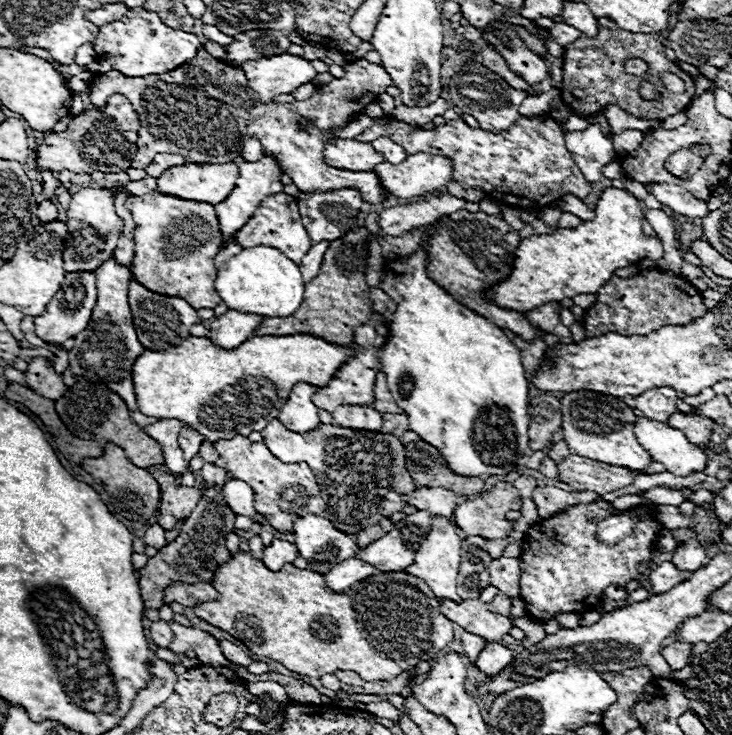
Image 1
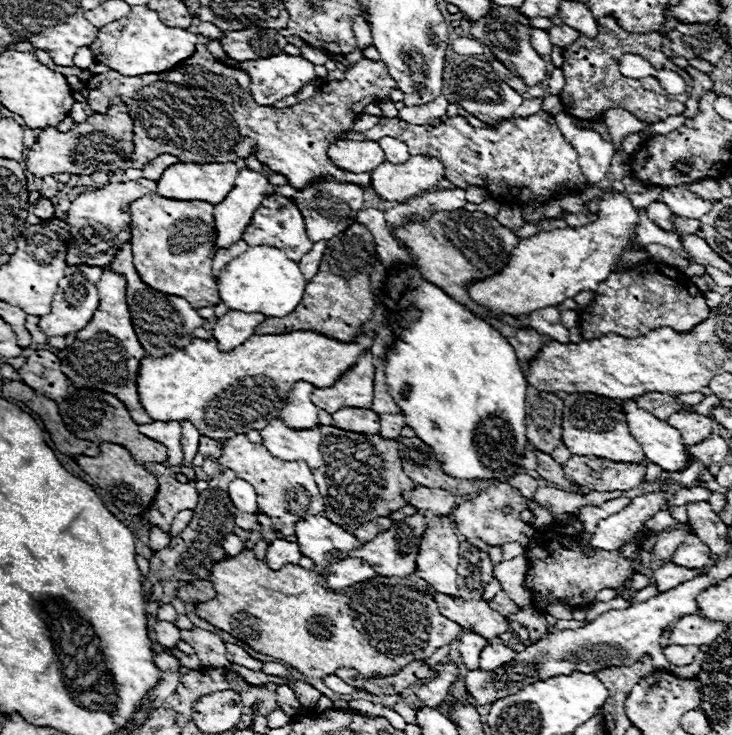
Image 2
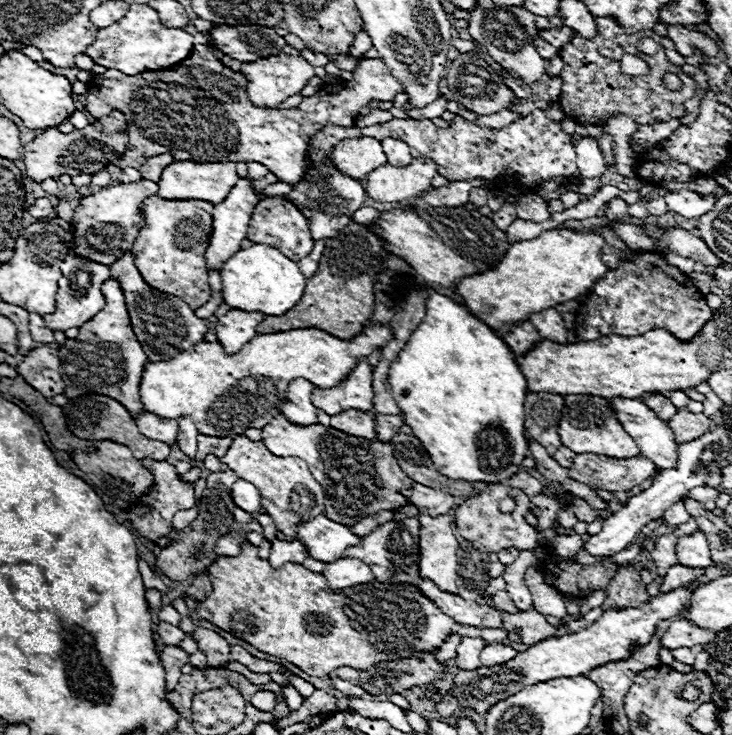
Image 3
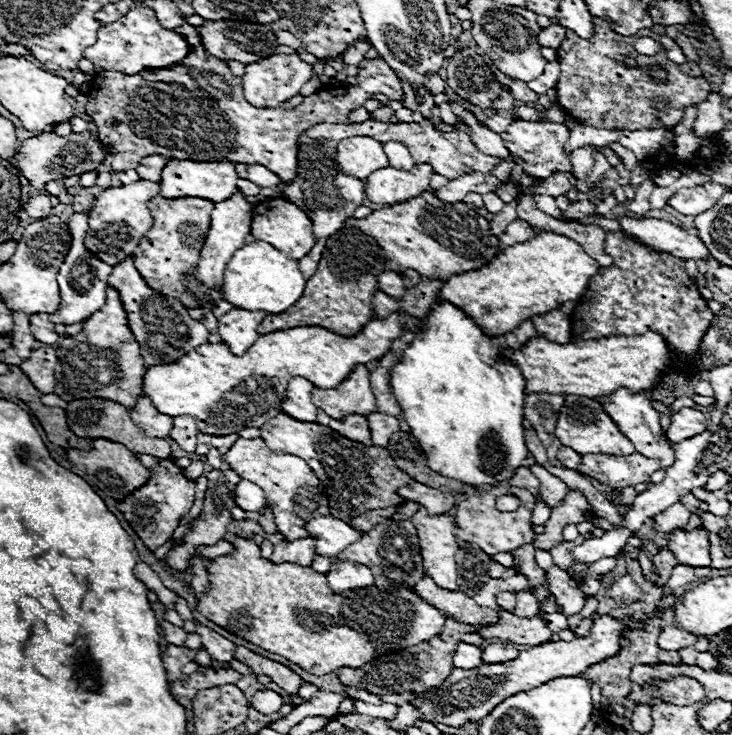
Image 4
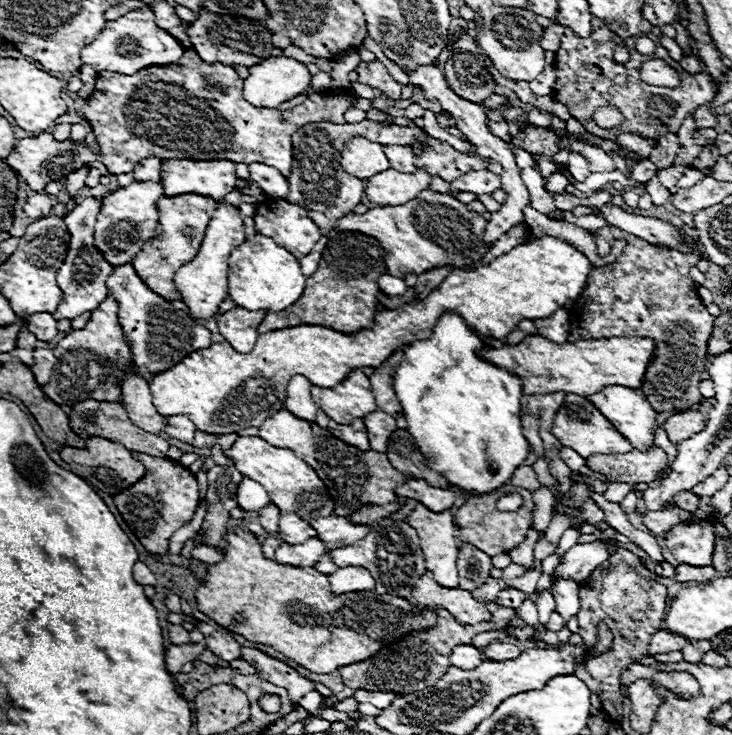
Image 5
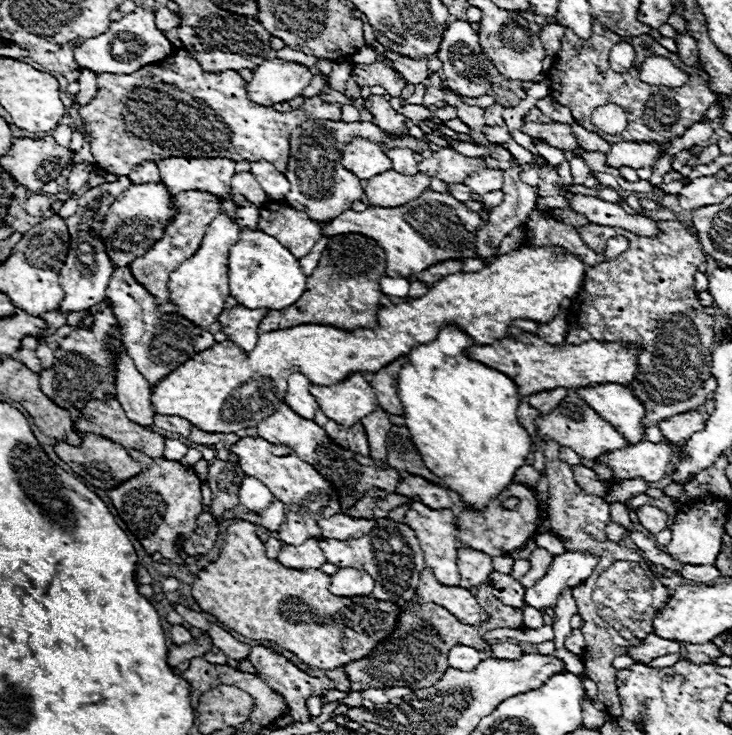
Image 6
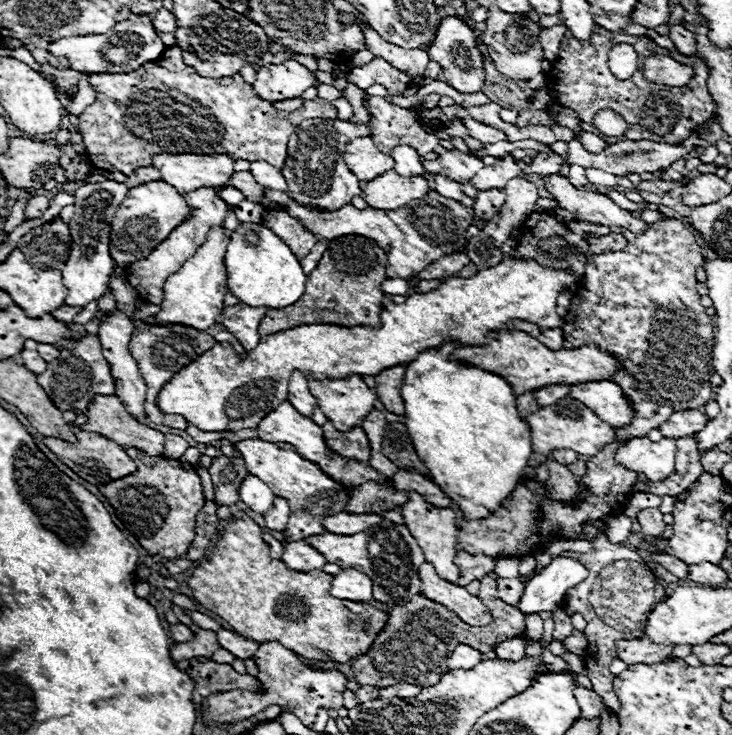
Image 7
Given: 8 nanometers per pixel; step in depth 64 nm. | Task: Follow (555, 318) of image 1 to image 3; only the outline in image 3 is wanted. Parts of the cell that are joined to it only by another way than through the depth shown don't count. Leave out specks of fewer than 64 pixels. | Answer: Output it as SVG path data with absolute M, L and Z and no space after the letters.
M548 308L548 310L542 310L542 312L536 312L536 314L530 314L530 324L538 330L538 334L544 338L544 340L552 340L552 342L558 342L558 344L566 344L566 336L568 336L568 330L564 326L564 320L562 320L562 314L554 308Z

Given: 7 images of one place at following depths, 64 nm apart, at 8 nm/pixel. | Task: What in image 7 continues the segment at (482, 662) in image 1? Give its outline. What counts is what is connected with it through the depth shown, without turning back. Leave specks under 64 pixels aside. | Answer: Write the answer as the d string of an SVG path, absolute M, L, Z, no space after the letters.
M510 638L510 640L504 640L500 644L494 646L494 652L498 658L510 658L510 660L522 660L526 654L524 654L524 648L526 648L526 640L522 638Z

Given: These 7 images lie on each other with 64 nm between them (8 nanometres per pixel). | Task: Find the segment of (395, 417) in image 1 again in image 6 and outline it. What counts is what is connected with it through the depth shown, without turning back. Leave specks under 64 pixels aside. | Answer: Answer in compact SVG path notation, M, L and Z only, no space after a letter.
M376 410L362 418L360 422L366 428L366 436L370 442L370 456L376 462L386 462L386 434L390 432L390 426L394 426L384 410Z

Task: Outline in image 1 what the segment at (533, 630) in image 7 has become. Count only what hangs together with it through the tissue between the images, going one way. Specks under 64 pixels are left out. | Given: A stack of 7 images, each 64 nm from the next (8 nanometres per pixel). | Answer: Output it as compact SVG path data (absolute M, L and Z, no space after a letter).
M496 558L490 562L490 578L492 586L496 586L508 598L520 598L520 566L518 558Z

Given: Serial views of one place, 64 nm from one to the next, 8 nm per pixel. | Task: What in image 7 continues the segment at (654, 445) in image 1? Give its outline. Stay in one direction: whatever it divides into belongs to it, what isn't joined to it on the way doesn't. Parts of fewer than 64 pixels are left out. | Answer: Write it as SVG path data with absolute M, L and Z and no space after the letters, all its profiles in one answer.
M602 380L576 384L570 386L570 396L590 406L598 418L610 422L614 428L626 428L634 420L634 408L630 406L630 400L624 398L622 388L616 382Z

